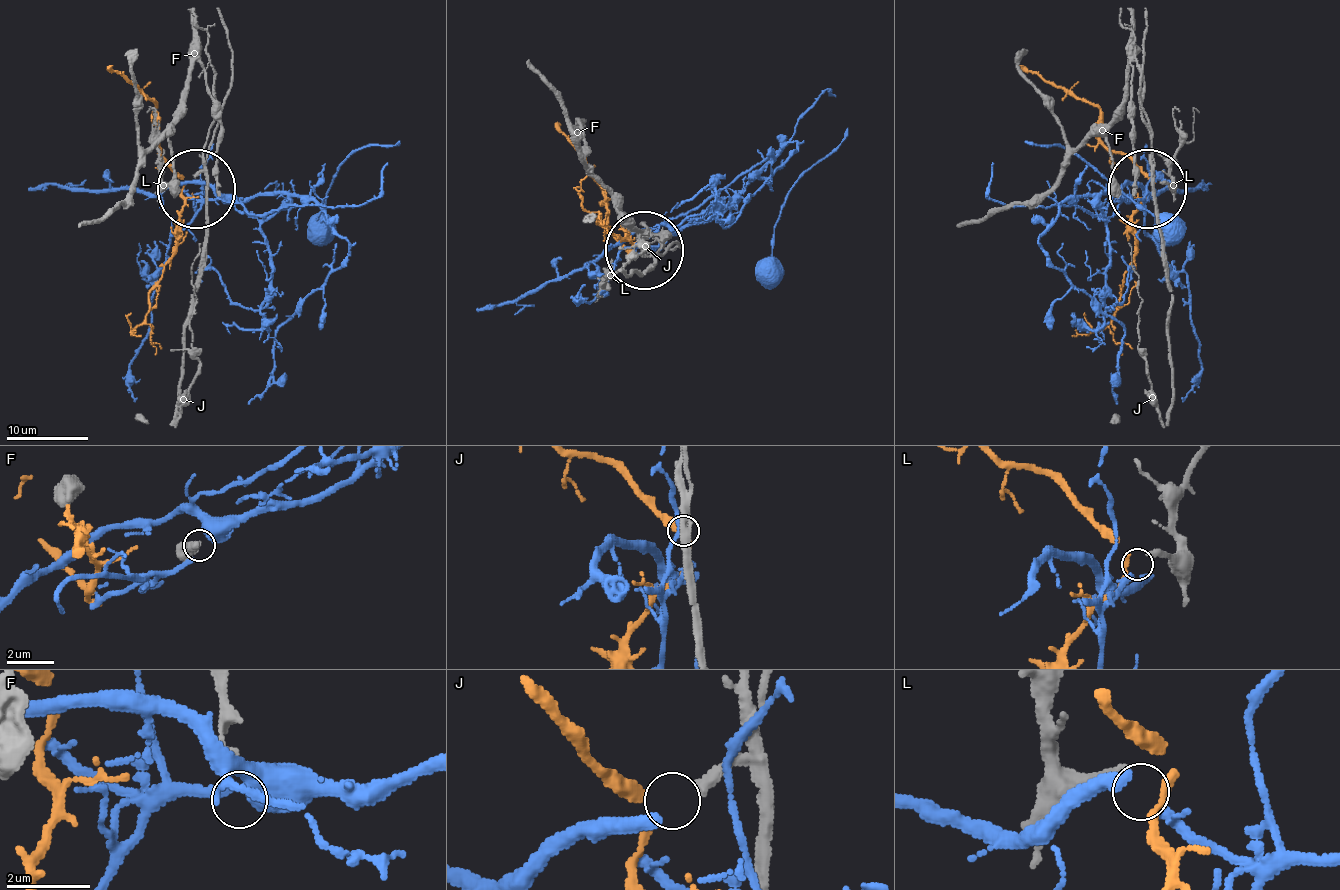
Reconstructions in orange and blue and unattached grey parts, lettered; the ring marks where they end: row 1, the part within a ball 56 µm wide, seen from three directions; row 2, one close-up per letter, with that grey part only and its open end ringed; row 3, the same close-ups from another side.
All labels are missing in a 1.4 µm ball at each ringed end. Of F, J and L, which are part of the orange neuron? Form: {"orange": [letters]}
{"orange": ["J"]}

